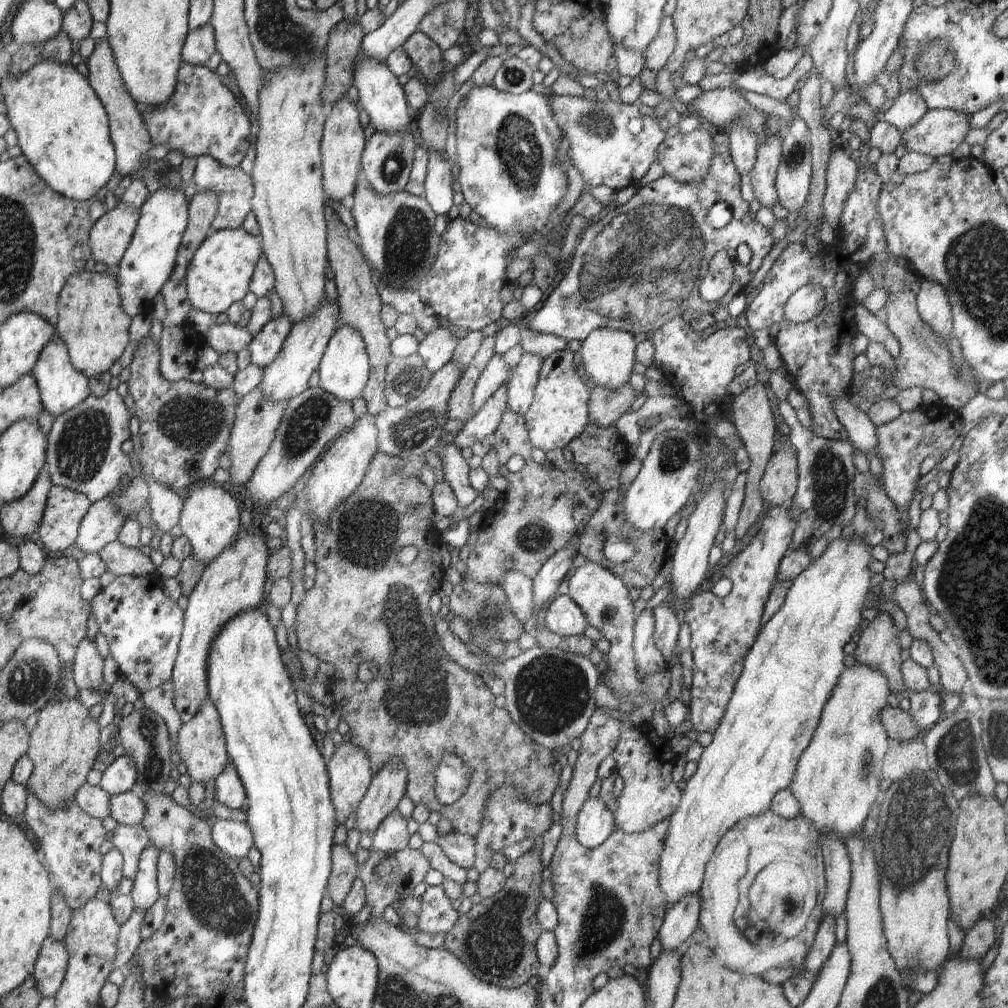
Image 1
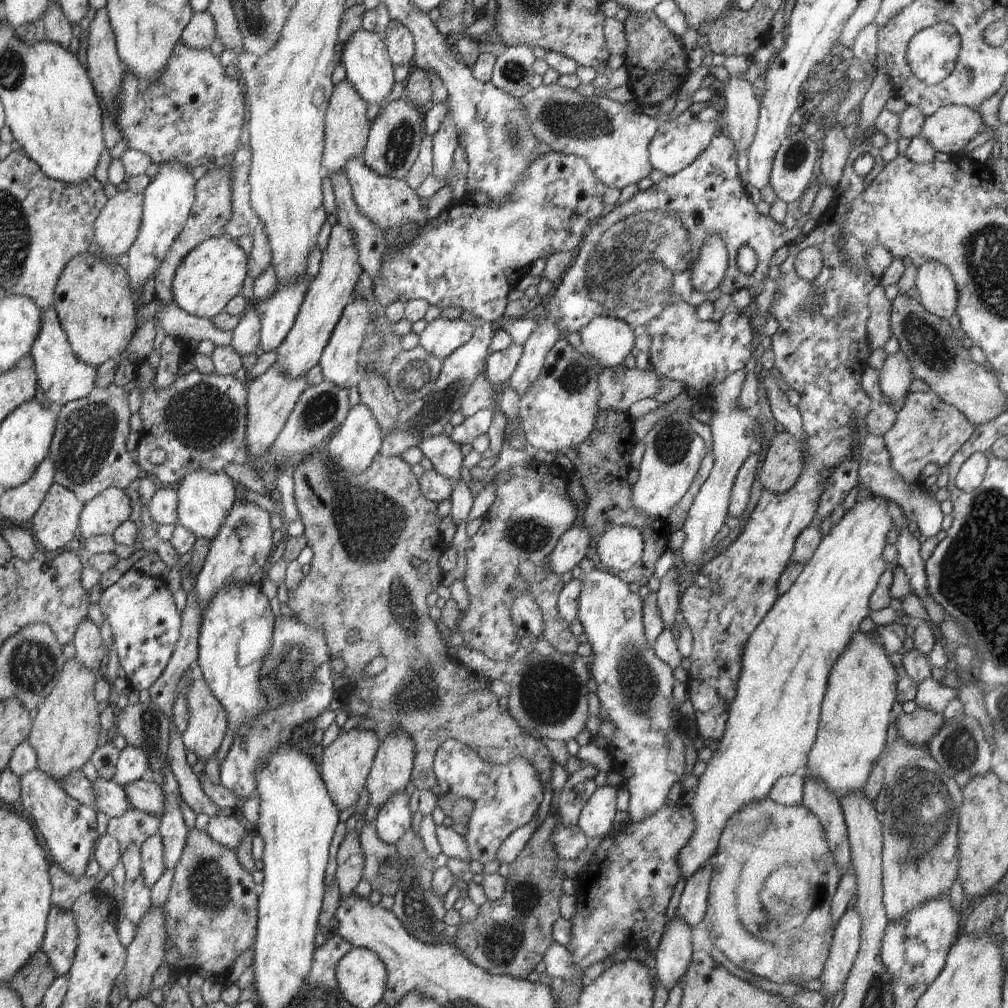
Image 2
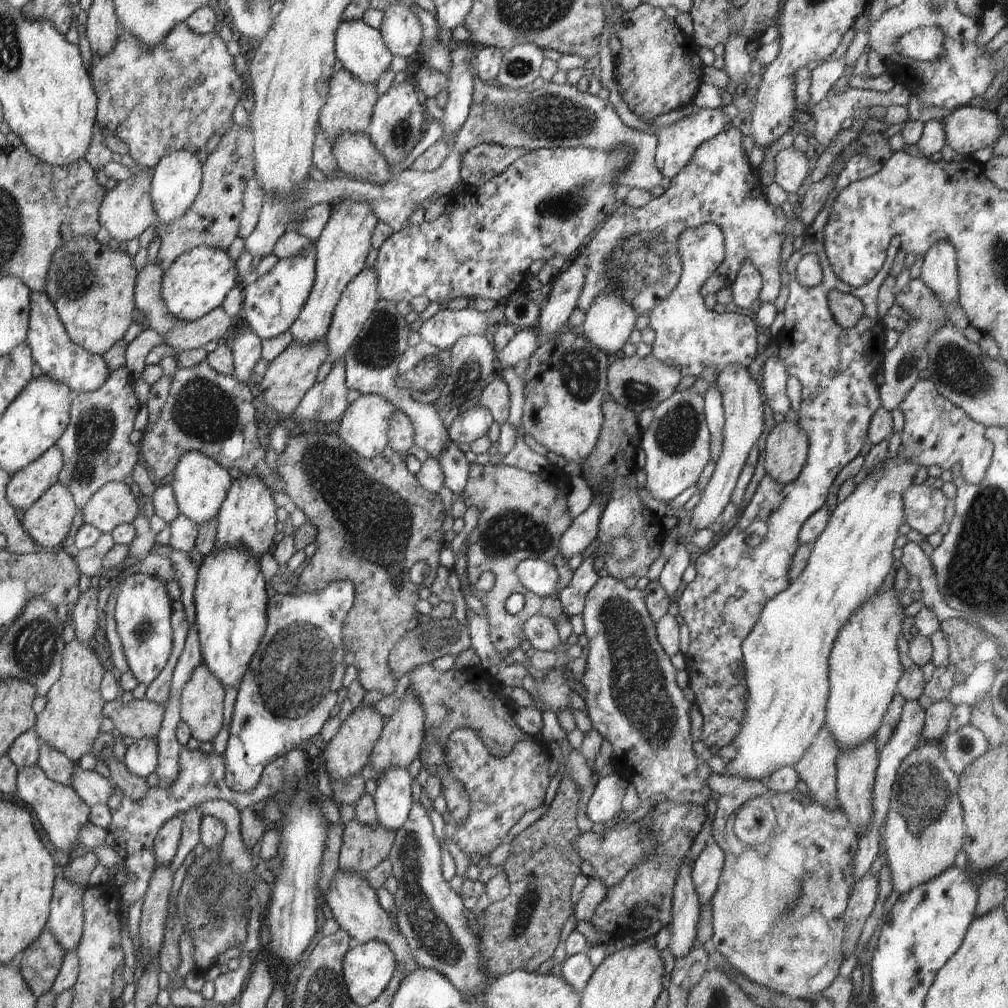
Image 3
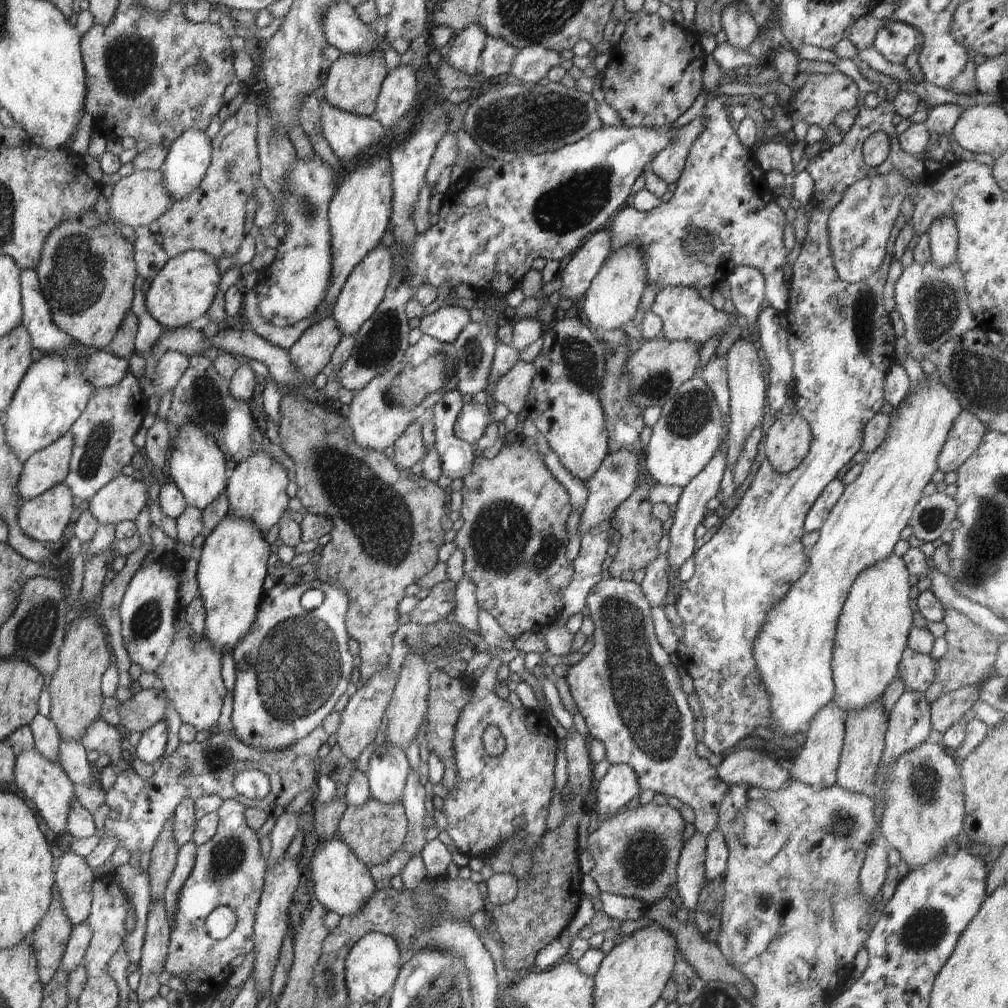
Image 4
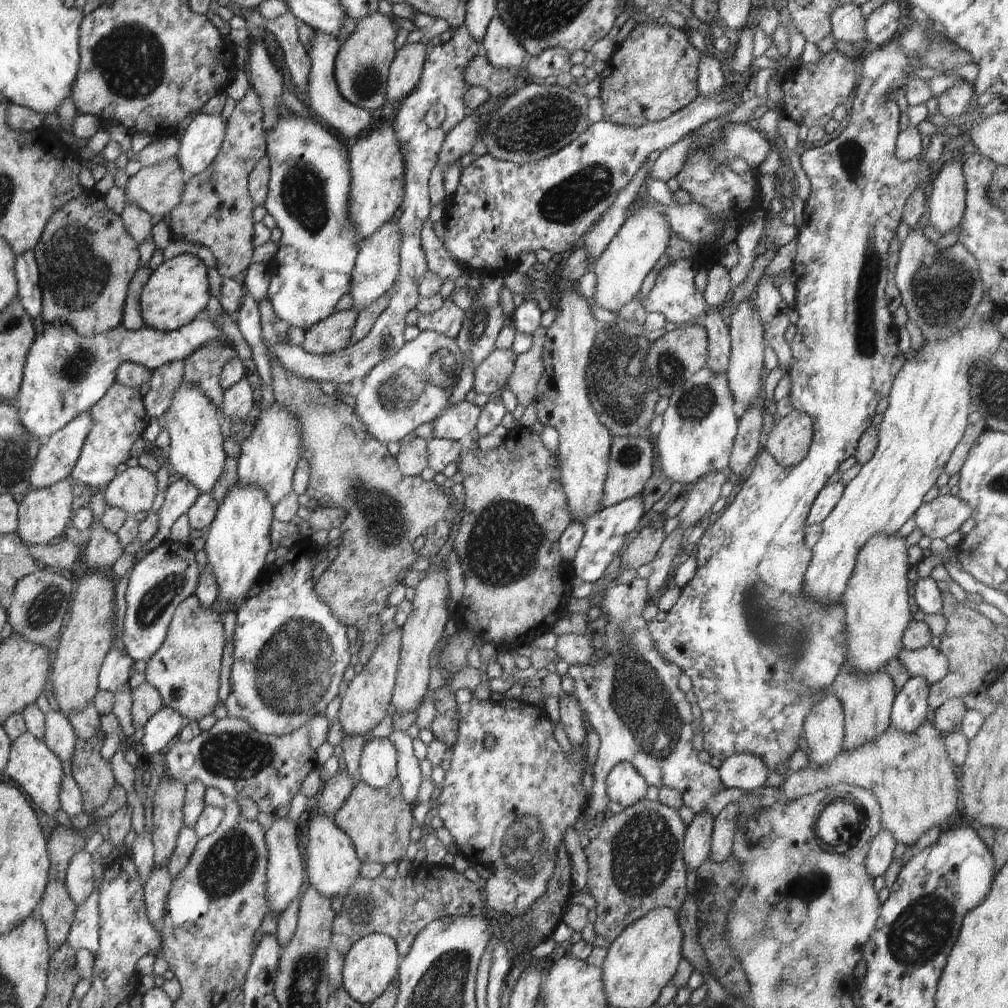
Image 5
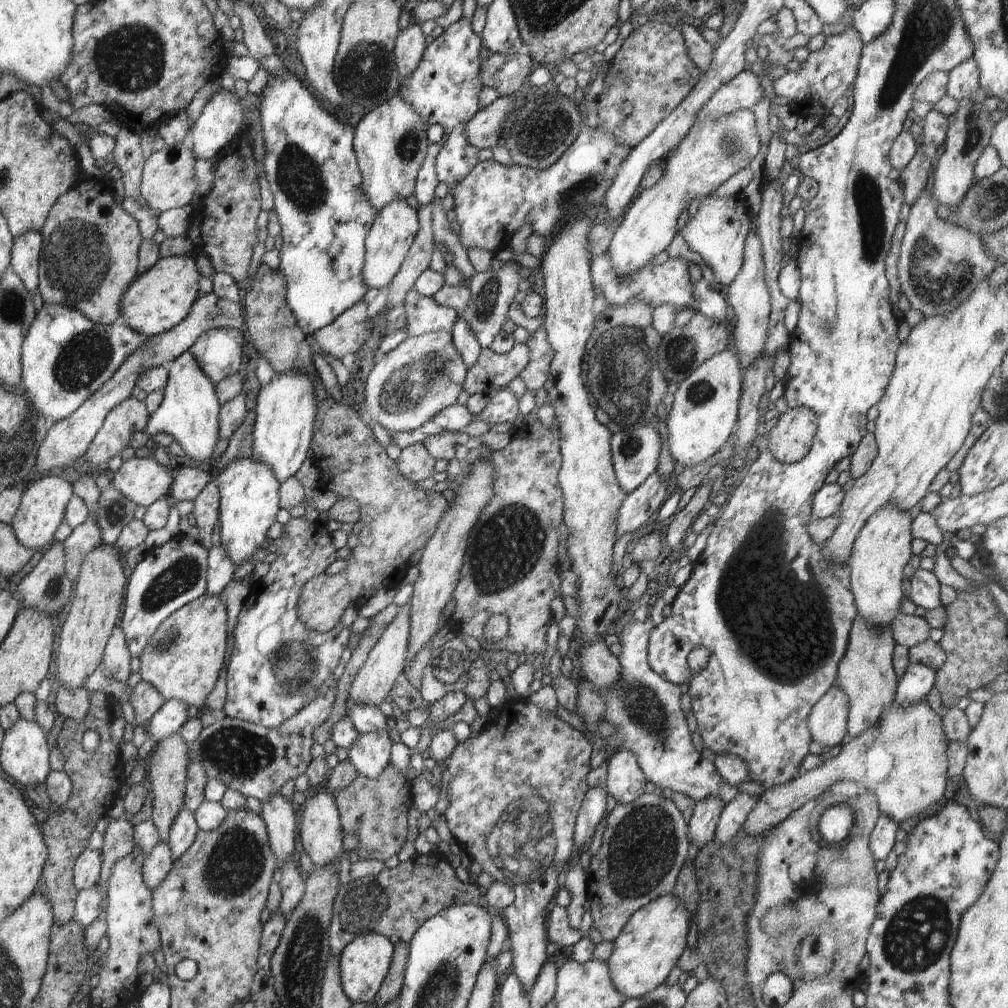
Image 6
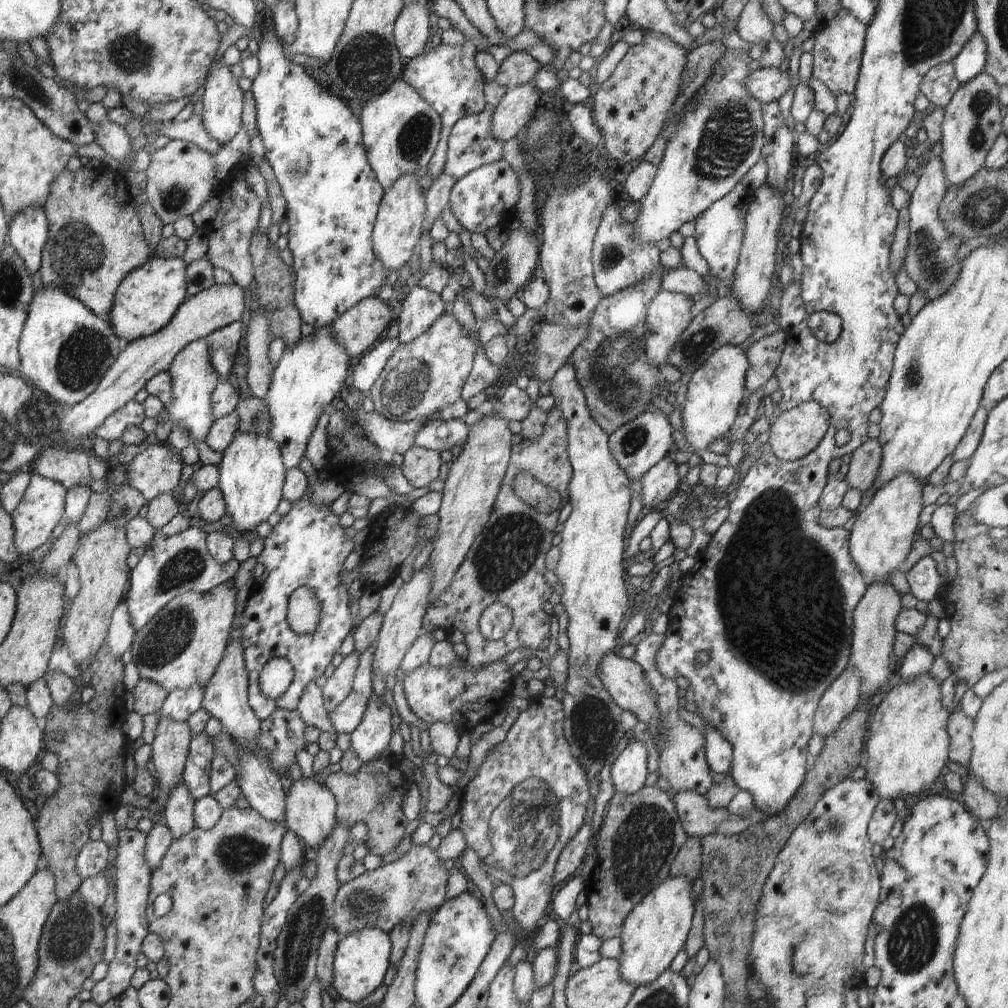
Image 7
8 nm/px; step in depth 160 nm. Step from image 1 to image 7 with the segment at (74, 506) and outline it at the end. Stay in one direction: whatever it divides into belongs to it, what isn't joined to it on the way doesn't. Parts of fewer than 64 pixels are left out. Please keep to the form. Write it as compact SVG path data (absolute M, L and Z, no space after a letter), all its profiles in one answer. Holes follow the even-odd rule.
M33 474L16 510L12 512L17 551L27 553L42 546L52 536L56 524L64 520L67 488L59 482Z

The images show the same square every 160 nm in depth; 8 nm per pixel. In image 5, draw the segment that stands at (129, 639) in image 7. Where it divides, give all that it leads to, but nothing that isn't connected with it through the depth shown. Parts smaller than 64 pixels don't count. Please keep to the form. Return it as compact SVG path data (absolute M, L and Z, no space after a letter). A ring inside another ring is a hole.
M113 646L102 661L99 670L98 684L100 690L115 692L128 681L130 675L130 656L122 654Z

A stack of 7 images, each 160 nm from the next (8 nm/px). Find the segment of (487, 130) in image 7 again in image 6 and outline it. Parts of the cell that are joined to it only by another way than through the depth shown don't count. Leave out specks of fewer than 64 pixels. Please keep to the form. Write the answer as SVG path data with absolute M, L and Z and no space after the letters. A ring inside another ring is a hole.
M460 123L449 132L435 162L437 179L446 184L449 191L479 163L477 154L480 149L468 140L465 127L466 123Z

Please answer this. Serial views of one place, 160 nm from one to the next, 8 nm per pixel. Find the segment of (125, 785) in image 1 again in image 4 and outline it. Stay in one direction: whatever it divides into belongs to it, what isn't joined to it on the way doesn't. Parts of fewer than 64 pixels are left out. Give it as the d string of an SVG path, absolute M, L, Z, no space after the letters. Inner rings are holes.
M165 719L160 720L151 728L148 728L140 743L133 752L133 759L138 758L142 762L150 765L155 765L160 761L160 757L164 755L167 744L168 726Z

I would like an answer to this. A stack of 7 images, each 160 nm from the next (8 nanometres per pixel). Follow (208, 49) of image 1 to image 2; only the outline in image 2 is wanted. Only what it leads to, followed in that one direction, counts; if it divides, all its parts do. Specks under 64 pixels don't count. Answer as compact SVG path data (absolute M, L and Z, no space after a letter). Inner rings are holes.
M207 10L194 13L181 32L182 42L190 48L210 49L215 38L215 20Z

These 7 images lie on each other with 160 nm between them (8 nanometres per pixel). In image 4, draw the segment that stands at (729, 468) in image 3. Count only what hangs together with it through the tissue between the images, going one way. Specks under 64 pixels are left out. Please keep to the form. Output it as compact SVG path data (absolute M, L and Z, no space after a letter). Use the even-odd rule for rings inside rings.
M736 340L726 355L727 384L729 387L729 428L727 439L727 467L734 470L740 454L744 450L748 434L762 425L764 408L766 406L766 383L761 374L760 365L763 363L761 352L754 342Z

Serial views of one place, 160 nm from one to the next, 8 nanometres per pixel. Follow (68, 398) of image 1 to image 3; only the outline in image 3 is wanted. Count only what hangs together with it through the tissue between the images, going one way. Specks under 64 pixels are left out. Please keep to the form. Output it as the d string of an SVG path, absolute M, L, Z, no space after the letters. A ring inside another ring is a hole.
M44 291L31 292L30 298L31 307L29 308L26 342L30 347L34 362L40 366L43 374L68 385L72 394L92 392L104 386L111 370L103 359L103 355L92 354L79 344L72 342L58 318L57 310Z

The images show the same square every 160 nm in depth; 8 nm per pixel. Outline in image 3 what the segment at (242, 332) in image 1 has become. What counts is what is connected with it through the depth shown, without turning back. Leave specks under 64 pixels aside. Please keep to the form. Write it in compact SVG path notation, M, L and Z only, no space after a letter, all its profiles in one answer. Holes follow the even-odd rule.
M148 261L137 271L135 280L135 303L139 310L143 310L149 320L149 328L163 336L173 326L184 325L167 308L160 298L163 270L155 261Z

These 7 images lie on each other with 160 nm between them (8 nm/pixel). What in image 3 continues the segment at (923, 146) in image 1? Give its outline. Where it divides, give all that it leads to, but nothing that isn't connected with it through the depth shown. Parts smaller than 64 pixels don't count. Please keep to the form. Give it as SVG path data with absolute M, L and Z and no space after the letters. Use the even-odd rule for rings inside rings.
M969 105L957 108L942 120L947 144L958 154L971 157L973 152L994 145L1005 132L997 111Z

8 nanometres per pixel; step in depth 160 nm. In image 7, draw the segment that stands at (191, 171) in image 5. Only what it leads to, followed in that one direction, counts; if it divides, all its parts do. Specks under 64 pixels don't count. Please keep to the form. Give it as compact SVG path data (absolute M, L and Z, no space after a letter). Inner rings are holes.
M216 62L209 70L203 94L201 121L206 132L223 146L230 142L243 126L243 91L238 87L238 78L232 75L232 66Z

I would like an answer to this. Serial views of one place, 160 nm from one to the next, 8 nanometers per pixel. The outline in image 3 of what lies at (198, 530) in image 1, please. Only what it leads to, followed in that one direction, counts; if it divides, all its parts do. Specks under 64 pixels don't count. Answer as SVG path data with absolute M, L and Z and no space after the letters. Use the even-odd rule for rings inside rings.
M188 451L180 456L172 474L174 476L172 476L171 487L178 508L184 516L198 524L207 523L212 517L217 516L232 484L228 470L203 452Z

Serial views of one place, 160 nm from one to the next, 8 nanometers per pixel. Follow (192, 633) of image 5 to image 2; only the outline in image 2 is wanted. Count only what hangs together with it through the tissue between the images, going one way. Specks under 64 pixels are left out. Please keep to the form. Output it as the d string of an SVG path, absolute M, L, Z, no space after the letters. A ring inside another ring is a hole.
M194 679L187 690L188 722L182 740L188 750L197 754L198 760L214 756L227 729L227 710L212 694L206 681Z

